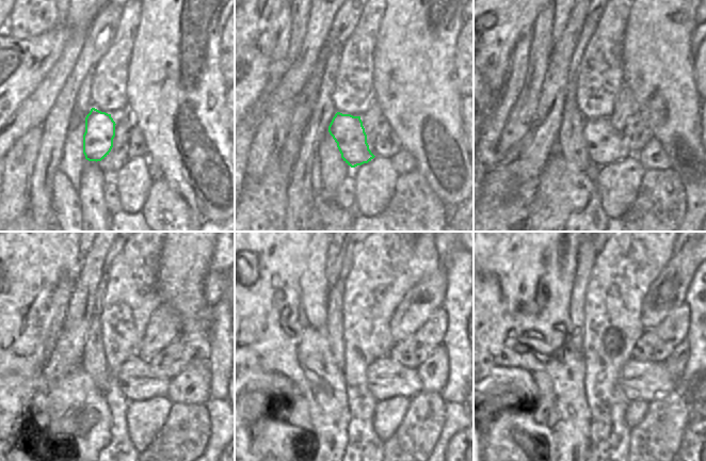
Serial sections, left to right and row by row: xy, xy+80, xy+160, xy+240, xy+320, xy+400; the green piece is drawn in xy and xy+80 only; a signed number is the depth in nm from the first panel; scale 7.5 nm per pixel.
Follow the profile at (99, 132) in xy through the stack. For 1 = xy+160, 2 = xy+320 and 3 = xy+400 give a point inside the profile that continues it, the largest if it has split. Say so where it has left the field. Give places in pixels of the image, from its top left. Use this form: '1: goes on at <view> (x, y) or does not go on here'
1: goes on at xy+160 (605, 144)
2: goes on at xy+320 (386, 378)
3: goes on at xy+400 (646, 381)

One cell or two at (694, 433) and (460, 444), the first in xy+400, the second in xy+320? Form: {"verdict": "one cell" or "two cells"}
{"verdict": "one cell"}

